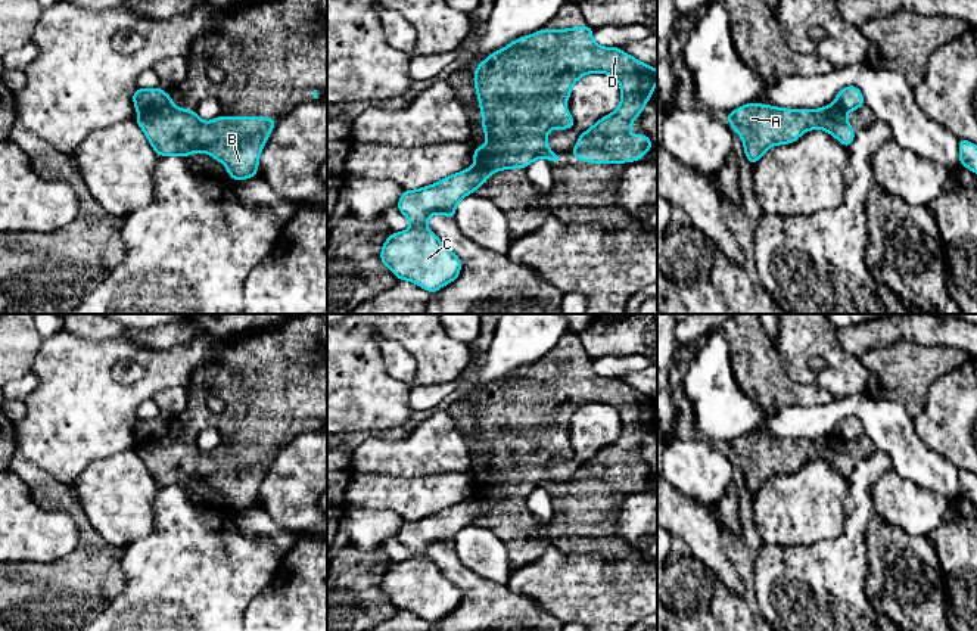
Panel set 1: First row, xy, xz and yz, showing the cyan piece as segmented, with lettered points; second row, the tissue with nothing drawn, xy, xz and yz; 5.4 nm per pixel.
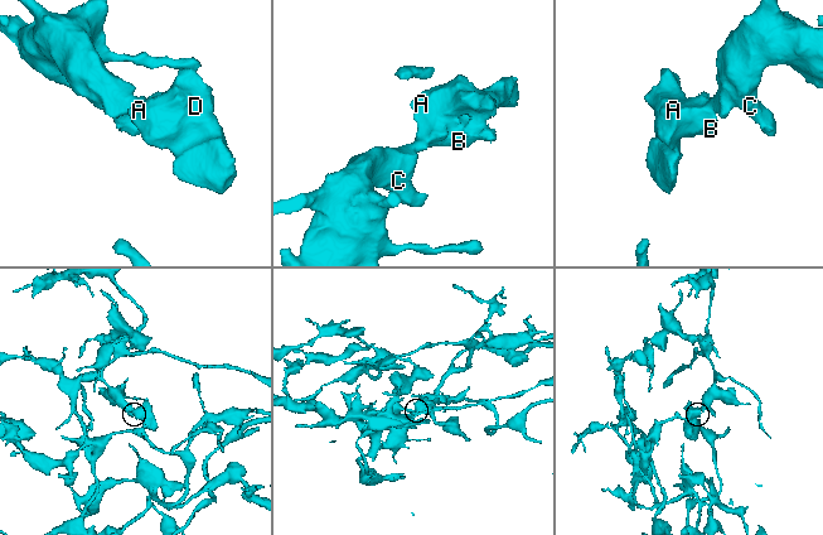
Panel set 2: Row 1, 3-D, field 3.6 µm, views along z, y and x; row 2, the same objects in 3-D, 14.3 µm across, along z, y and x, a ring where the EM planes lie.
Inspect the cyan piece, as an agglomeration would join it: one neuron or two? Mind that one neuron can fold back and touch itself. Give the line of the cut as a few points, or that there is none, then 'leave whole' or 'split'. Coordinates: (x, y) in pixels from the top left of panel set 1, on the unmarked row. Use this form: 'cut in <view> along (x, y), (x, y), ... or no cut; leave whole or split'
cut in xy along (170, 426), (162, 435), (139, 444); split

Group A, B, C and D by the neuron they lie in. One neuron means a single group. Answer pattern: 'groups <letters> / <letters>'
groups A B D / C

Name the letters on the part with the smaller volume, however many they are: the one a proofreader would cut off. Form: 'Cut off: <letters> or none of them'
Cut off: A, B, D

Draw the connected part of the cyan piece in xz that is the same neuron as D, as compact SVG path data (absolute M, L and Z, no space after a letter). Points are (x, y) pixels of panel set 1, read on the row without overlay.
M585 354L567 360L539 360L520 367L475 398L482 461L489 467L483 476L473 479L475 495L500 501L526 498L536 488L560 494L560 485L550 481L545 467L553 459L573 459L575 451L564 433L569 432L572 416L591 402L612 405L620 416L622 430L614 442L579 466L572 479L575 489L589 494L625 494L641 489L653 476L650 467L641 461L637 467L626 463L634 457L632 450L642 445L644 435L651 429L657 401L619 377L598 376L592 369L592 358Z

